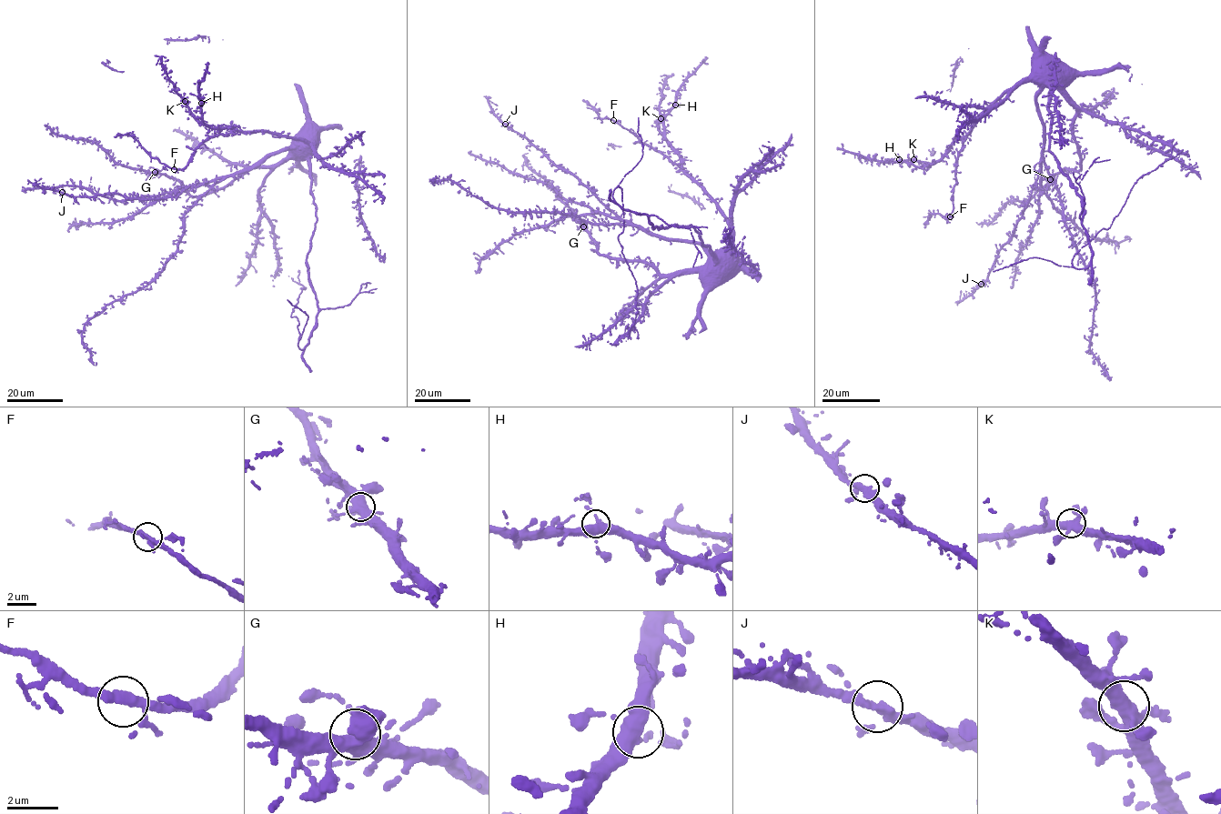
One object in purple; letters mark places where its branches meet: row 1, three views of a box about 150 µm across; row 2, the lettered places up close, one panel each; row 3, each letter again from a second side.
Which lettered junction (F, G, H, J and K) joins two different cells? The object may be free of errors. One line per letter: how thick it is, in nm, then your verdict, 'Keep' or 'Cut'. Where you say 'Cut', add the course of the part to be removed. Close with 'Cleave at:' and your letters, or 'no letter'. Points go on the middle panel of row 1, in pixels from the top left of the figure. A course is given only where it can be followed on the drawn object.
F: Thickness 300 nm. Keep
G: Thickness 360 nm. Keep
H: Thickness 400 nm. Keep
J: Thickness 300 nm. Keep
K: Thickness 360 nm. Keep
Cleave at: no letter

